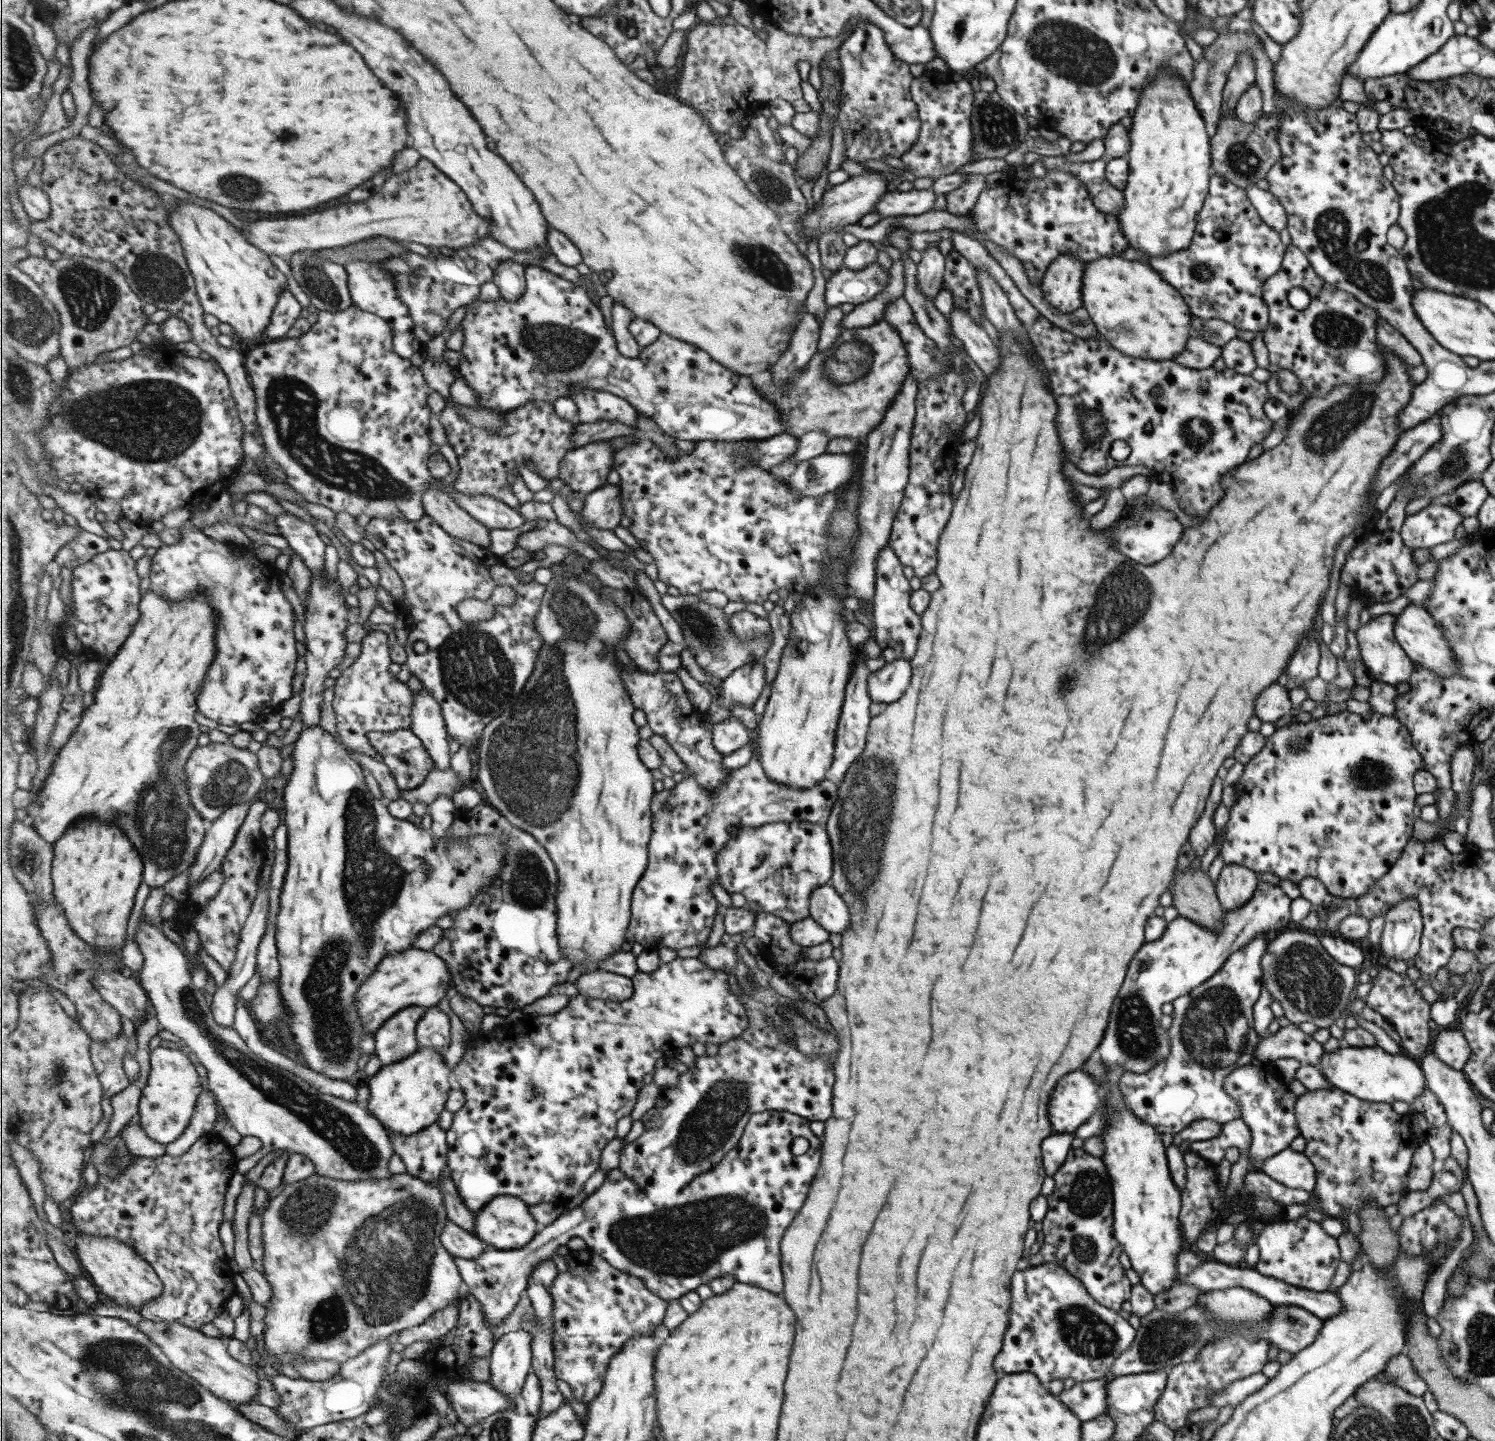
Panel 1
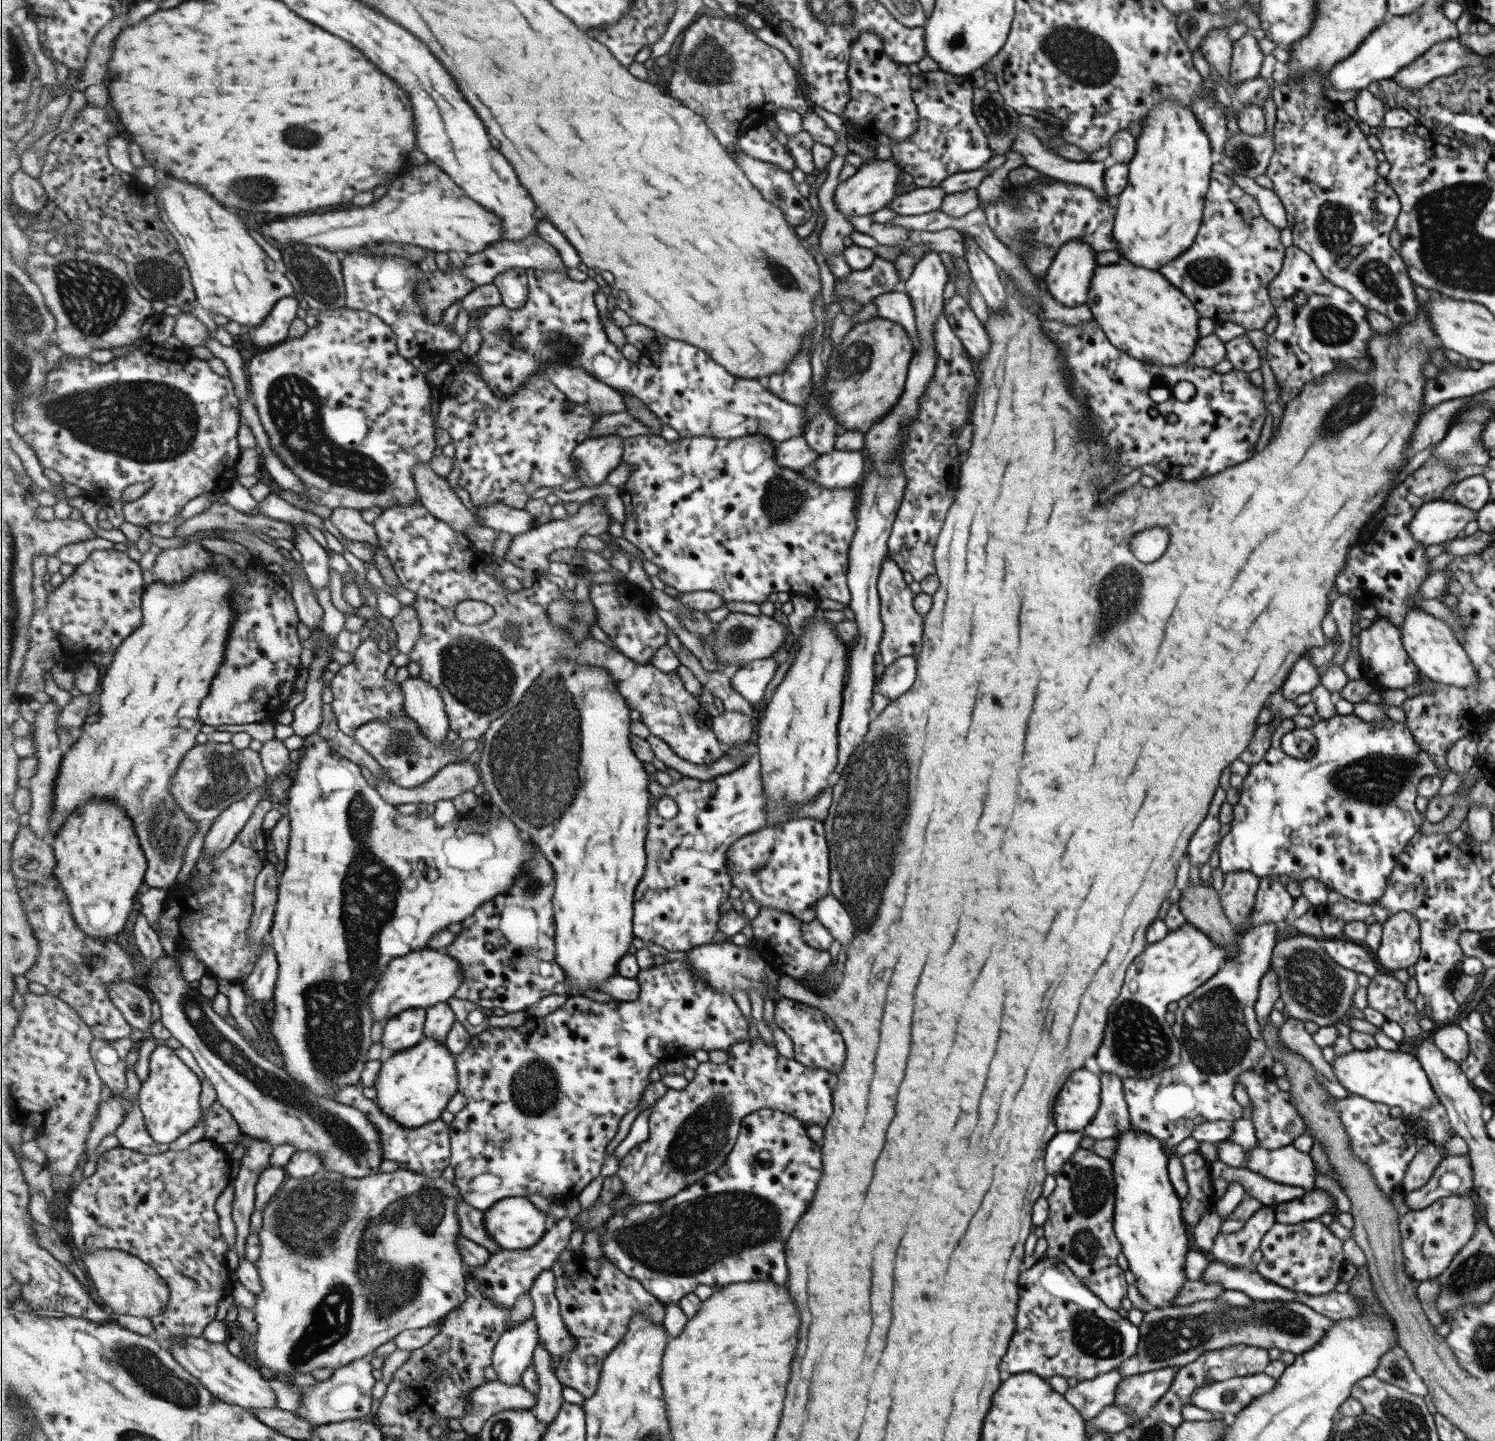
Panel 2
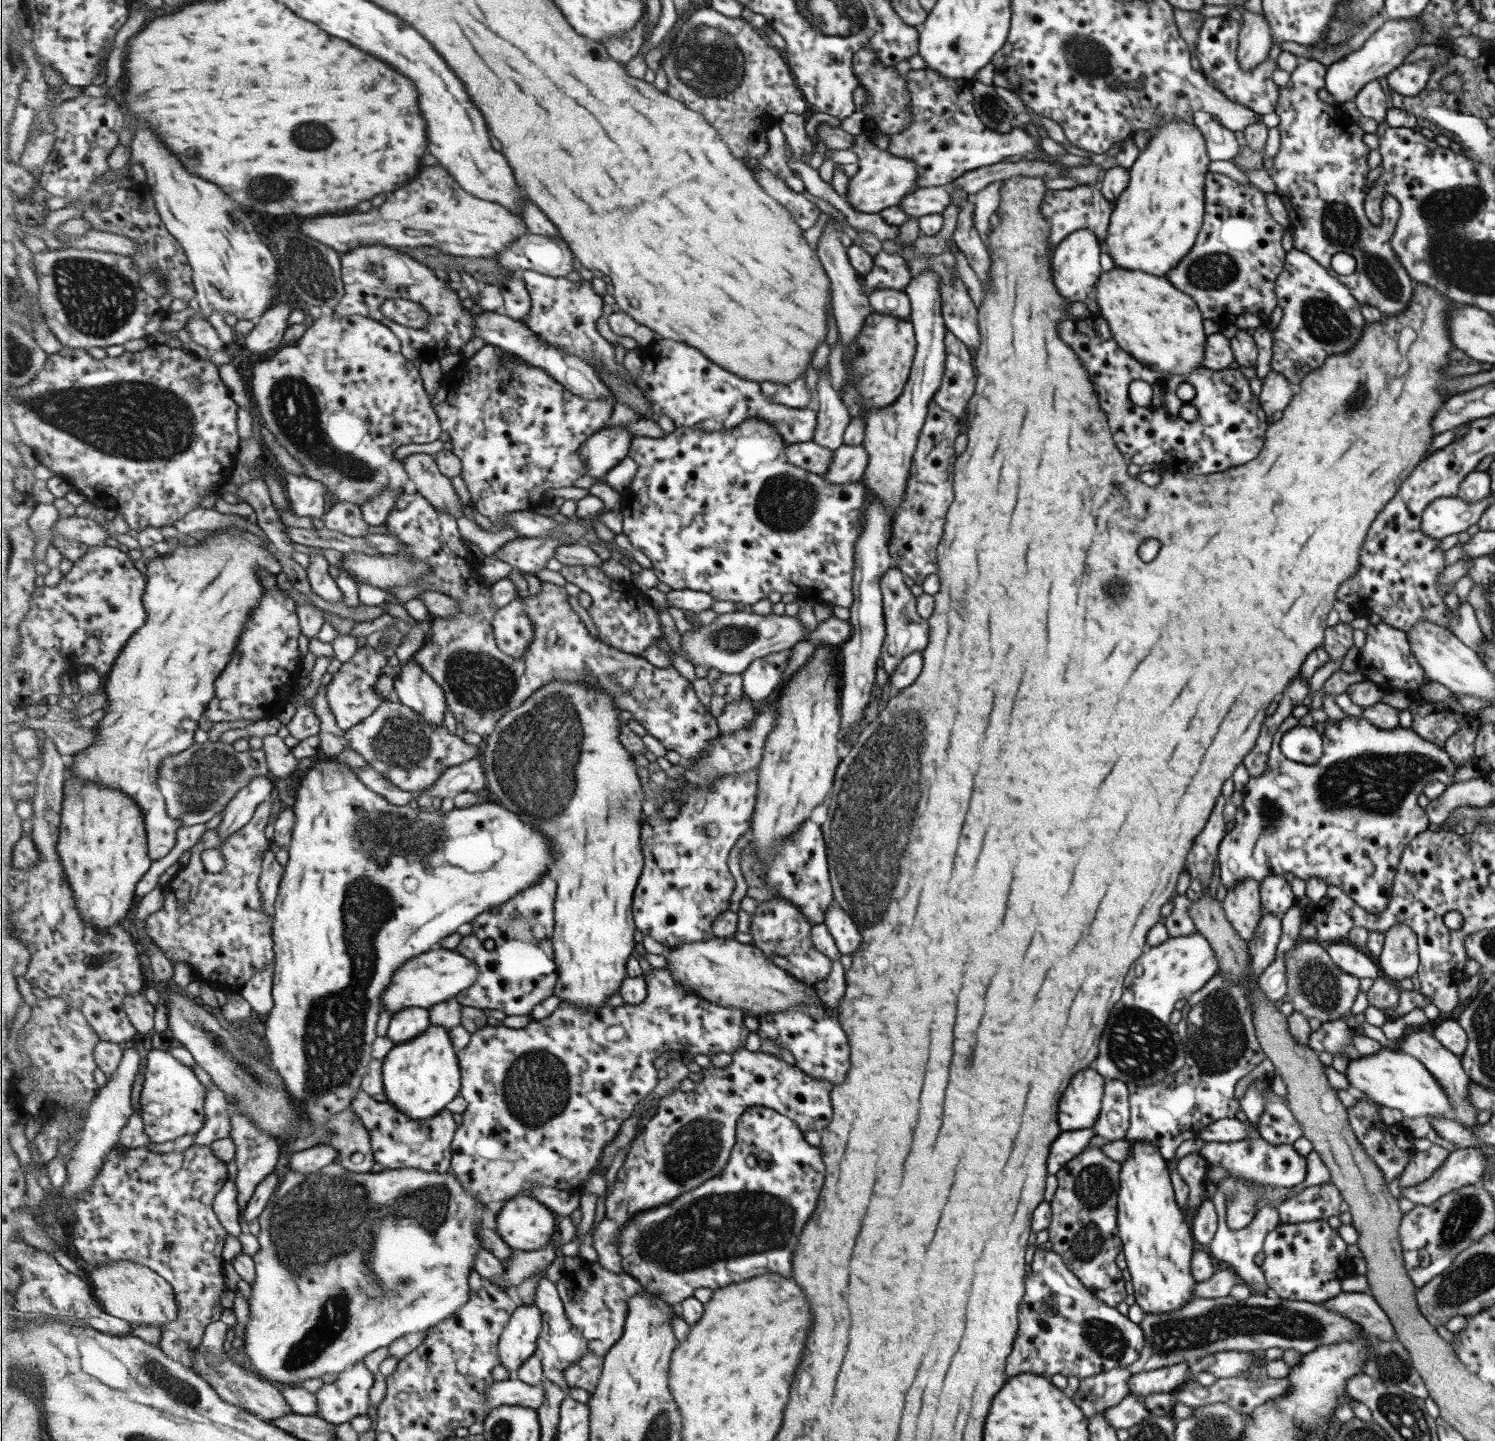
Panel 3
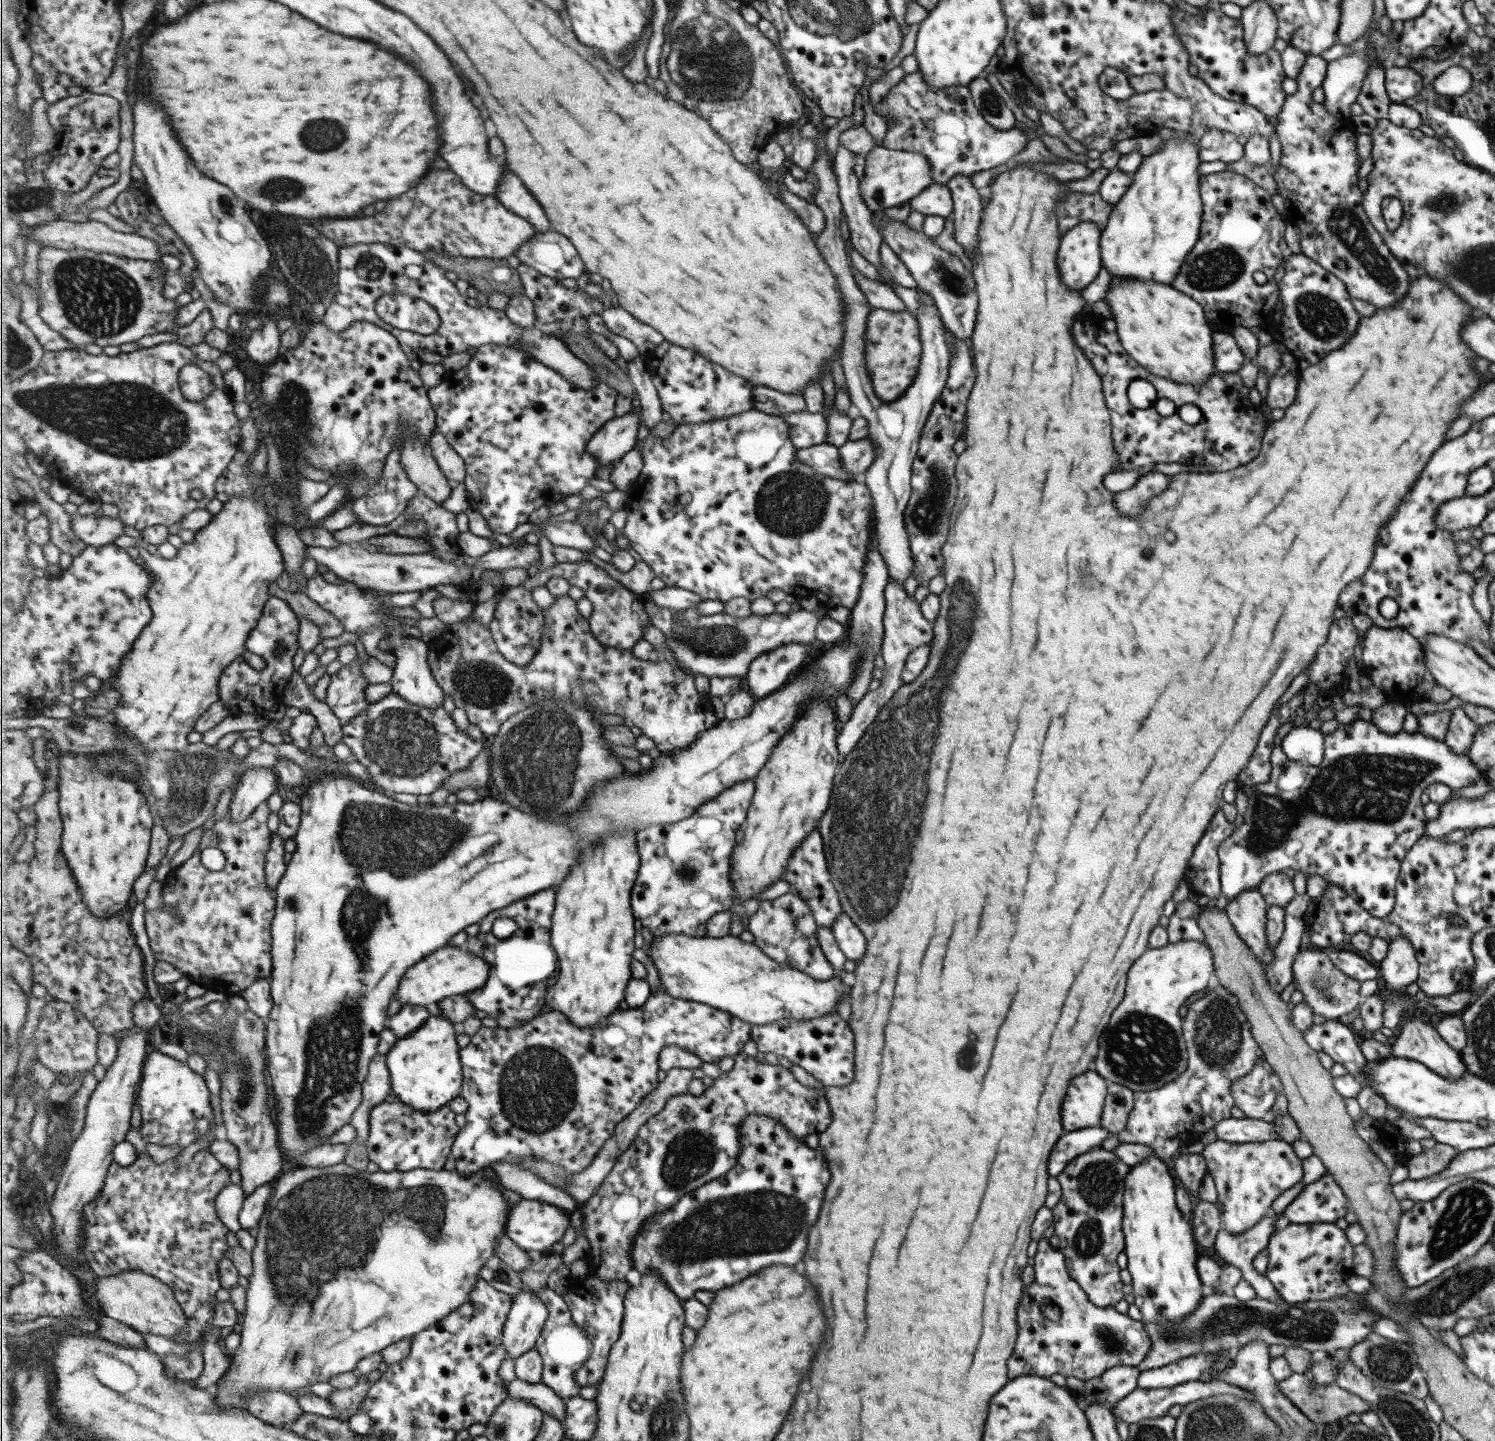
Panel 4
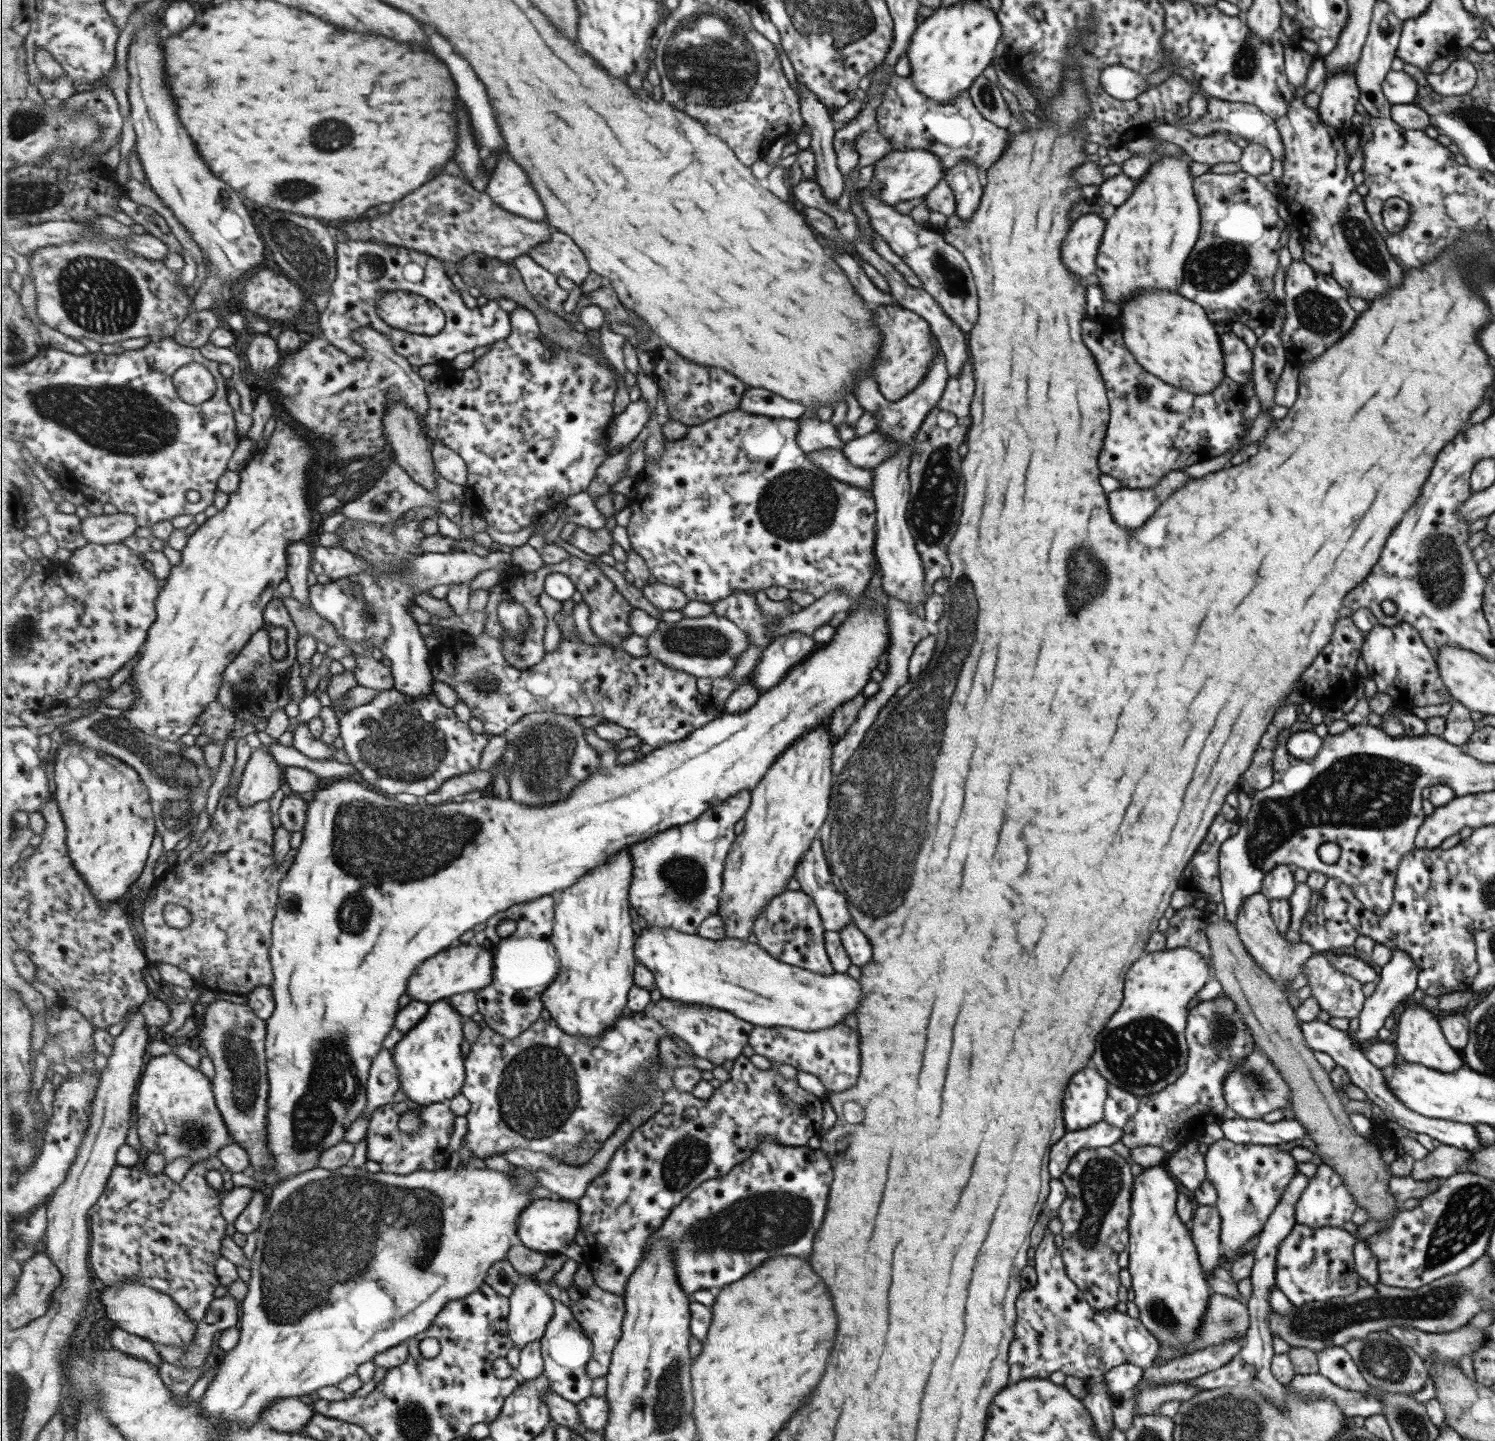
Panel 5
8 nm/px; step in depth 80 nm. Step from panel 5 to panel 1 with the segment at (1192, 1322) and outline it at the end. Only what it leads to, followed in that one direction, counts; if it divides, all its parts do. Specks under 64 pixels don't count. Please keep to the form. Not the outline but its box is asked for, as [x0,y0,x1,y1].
[1084,1060,1185,1296]

